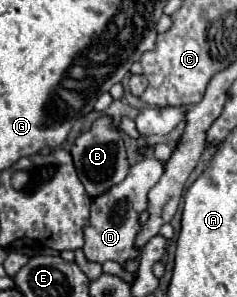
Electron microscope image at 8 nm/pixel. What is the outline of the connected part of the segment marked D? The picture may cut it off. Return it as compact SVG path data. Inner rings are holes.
M143 157L139 163L135 163L129 169L129 175L119 187L113 187L107 195L101 195L99 199L93 199L91 203L91 219L89 225L83 229L85 231L85 257L95 263L105 263L107 259L125 263L127 259L135 259L139 251L133 247L135 233L139 231L139 213L147 209L147 193L149 189L161 179L165 171L165 165L159 159L153 157Z

